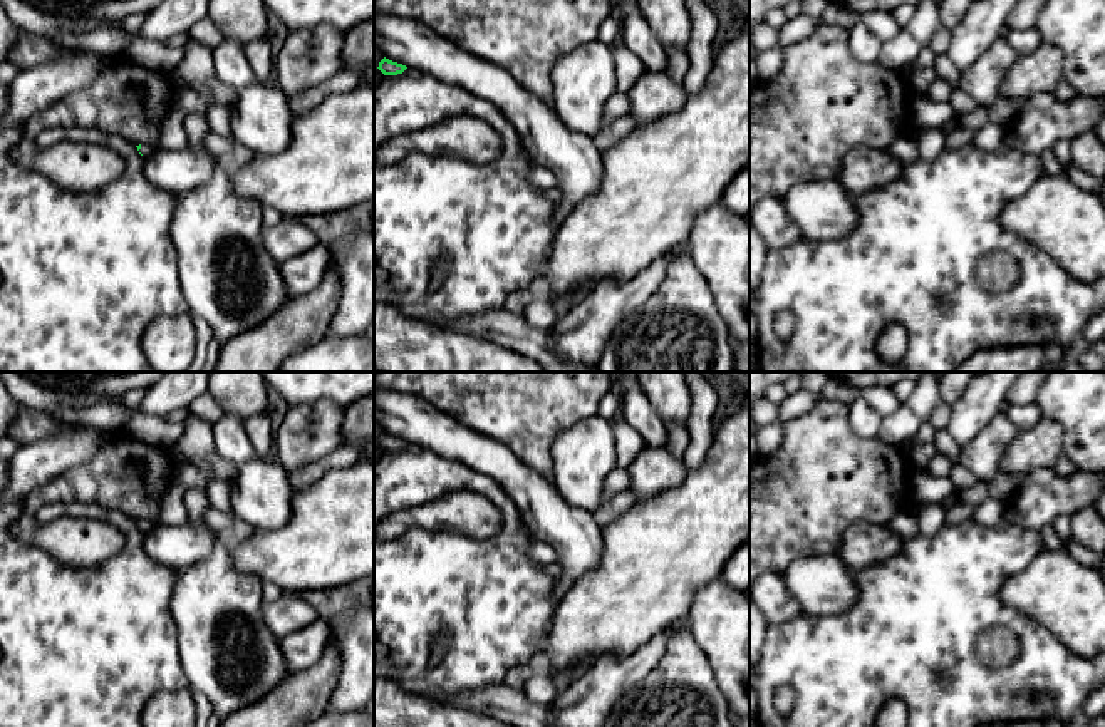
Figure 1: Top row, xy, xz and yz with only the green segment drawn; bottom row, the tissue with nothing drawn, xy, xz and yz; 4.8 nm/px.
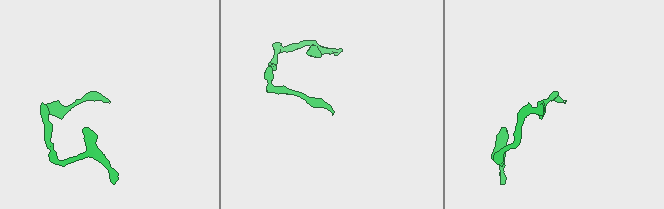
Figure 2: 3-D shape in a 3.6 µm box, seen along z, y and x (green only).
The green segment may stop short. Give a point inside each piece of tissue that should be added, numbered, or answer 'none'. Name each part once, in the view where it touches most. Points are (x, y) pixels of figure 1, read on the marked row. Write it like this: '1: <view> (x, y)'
1: xy (173, 136)

